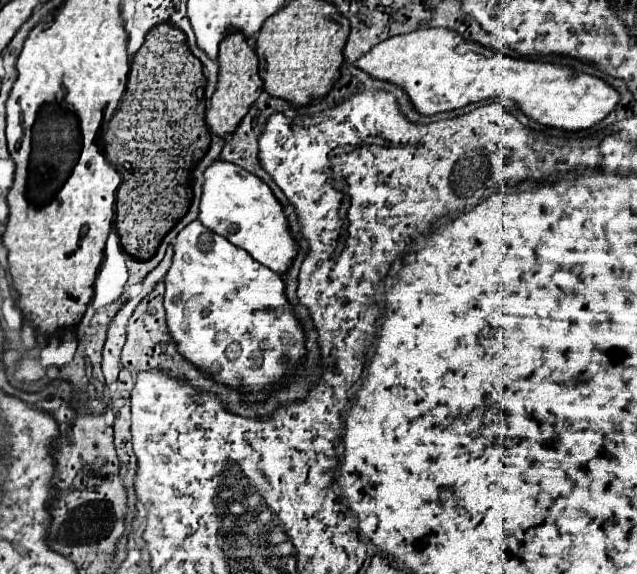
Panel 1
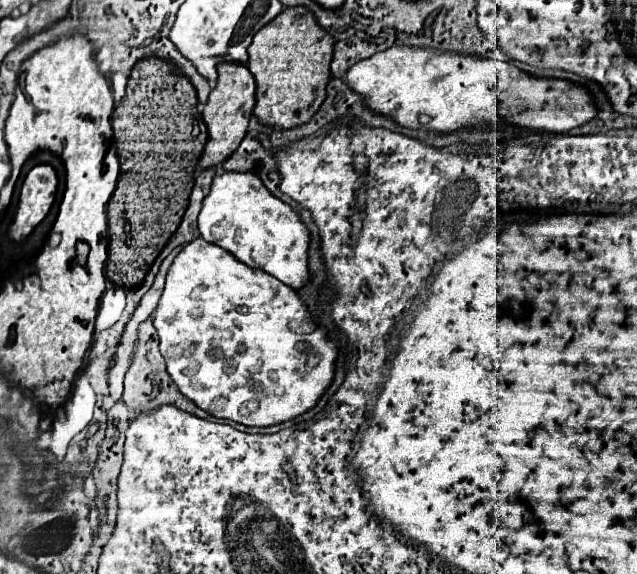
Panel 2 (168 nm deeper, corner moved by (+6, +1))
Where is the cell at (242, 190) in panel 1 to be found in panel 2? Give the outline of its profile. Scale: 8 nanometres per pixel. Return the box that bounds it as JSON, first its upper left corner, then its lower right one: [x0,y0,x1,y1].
[199,171,309,289]

